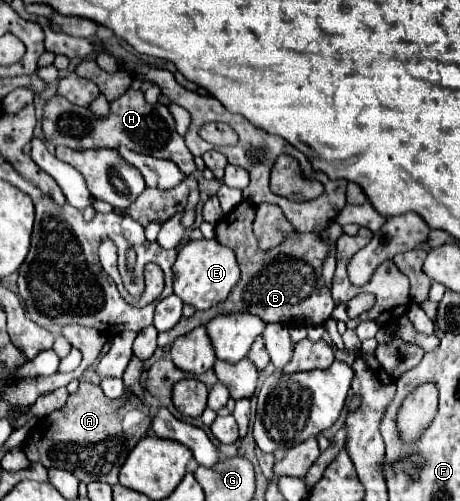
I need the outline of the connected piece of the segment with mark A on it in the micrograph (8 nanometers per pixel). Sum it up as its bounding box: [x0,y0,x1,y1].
[23,381,149,485]

